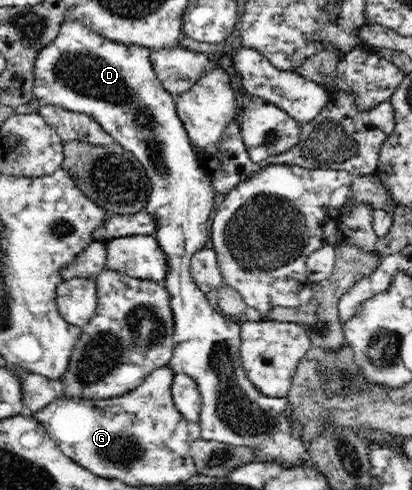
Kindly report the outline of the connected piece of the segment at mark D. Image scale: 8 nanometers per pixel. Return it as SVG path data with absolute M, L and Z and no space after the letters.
M68 17L61 26L56 40L41 50L36 58L32 94L44 104L60 106L97 120L101 128L127 152L132 152L144 168L150 186L144 210L156 220L154 237L169 258L169 274L162 284L171 295L172 313L176 318L173 334L175 346L167 366L175 373L191 375L200 388L200 438L251 448L251 453L257 454L257 458L265 458L264 462L288 464L294 468L304 467L307 461L303 461L300 455L308 452L307 443L303 439L303 423L299 419L291 419L289 415L293 410L291 400L287 397L270 398L253 387L242 367L239 324L221 312L217 313L209 301L210 295L202 291L191 276L190 266L194 251L210 246L207 222L213 210L213 187L209 177L198 164L187 127L176 110L175 96L165 90L153 70L150 51L141 45L117 44Z

